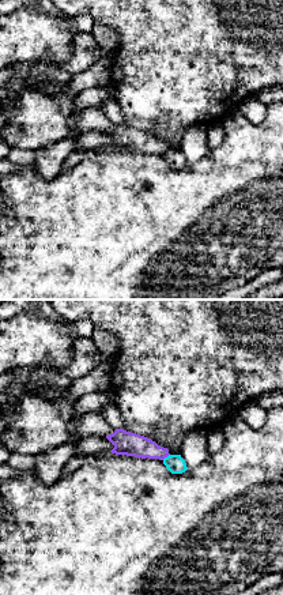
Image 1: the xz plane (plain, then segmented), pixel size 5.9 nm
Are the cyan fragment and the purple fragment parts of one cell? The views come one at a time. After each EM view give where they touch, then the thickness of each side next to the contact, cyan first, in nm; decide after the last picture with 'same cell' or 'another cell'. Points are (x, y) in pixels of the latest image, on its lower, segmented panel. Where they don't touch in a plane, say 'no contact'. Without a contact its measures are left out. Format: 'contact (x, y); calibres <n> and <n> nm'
contact (165, 458); calibres 110 and 140 nm

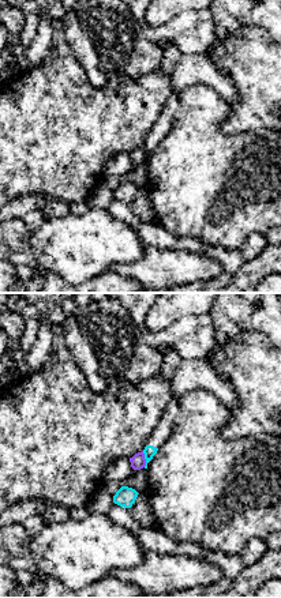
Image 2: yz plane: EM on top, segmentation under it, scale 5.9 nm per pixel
contact (145, 458); calibres 70 and 90 nm

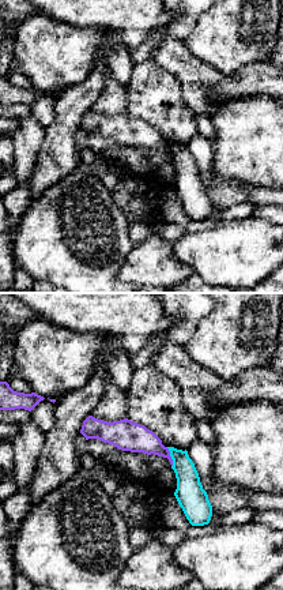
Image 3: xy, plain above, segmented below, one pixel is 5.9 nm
contact (170, 455); calibres 170 and 170 nm

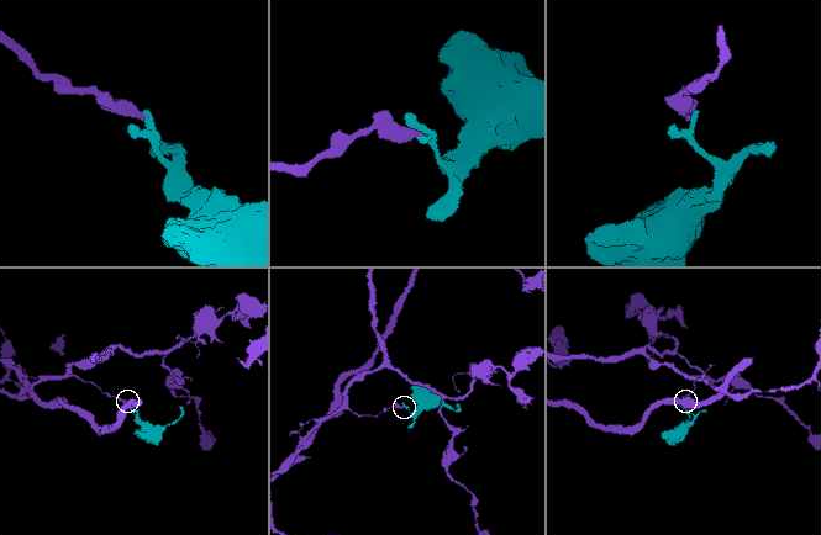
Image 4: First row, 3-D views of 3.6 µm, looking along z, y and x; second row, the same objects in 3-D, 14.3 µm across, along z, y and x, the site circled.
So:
another cell

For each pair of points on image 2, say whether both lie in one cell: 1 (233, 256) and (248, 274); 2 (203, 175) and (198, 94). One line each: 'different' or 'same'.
1: different
2: same

